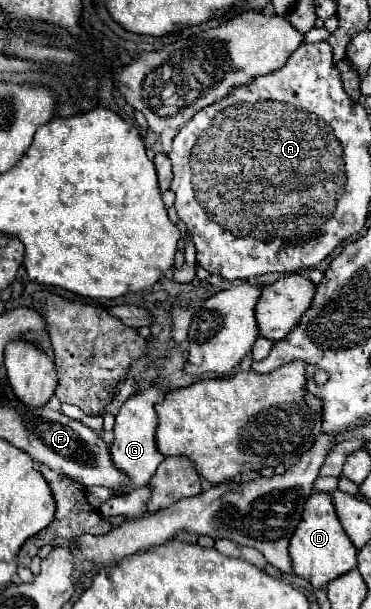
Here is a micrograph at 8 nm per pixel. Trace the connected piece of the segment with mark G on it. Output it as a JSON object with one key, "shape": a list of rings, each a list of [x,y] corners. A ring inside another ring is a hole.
{"shape":[[[150,384],[146,390],[132,394],[120,408],[120,412],[116,414],[116,424],[114,424],[114,442],[110,446],[112,452],[112,460],[116,462],[116,466],[120,470],[124,470],[134,486],[144,486],[150,482],[152,474],[156,472],[158,464],[164,460],[164,454],[156,448],[156,426],[158,426],[158,414],[154,410],[154,406],[164,400],[168,394],[168,388],[164,388],[162,384]]]}

